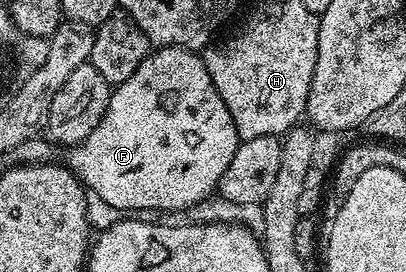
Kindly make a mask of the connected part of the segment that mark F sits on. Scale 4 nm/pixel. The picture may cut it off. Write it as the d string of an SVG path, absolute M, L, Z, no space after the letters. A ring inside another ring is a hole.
M161 46L152 49L147 58L141 60L137 72L133 72L133 76L129 76L129 80L118 83L112 89L109 108L105 112L105 116L101 116L101 124L97 124L97 128L93 128L93 132L89 132L89 136L84 142L70 147L66 151L67 159L65 159L65 162L71 173L83 183L84 187L94 197L96 194L115 210L127 210L123 212L187 210L190 206L196 205L195 207L198 207L218 191L218 182L221 180L221 176L225 174L225 168L228 168L229 162L233 159L240 143L239 133L233 124L233 116L229 116L229 108L225 108L225 100L221 100L217 88L213 88L213 80L209 80L209 72L205 68L202 57L193 50L177 48L176 46Z

